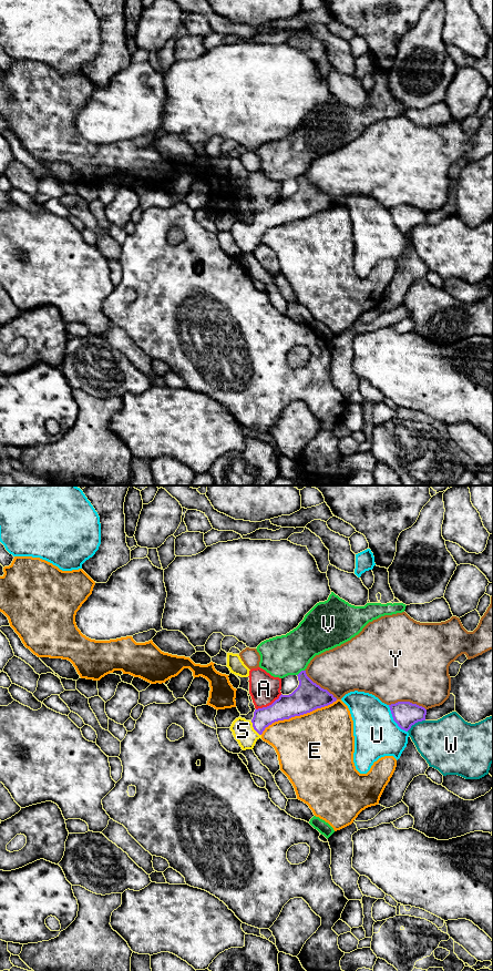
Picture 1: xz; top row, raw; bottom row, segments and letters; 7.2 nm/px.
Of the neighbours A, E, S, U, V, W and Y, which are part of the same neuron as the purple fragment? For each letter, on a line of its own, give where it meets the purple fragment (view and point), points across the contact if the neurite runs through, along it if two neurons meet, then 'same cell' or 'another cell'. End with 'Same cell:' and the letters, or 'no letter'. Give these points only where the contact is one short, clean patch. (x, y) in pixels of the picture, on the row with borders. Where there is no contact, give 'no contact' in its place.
A: xz (269, 705) | along xz (281, 694), (270, 704), (256, 709) | another cell
E: xz (298, 715) | another cell
S: xz (254, 728) | across xz (281, 708), (267, 715), (254, 728), (243, 731) | same cell
U: xz (393, 719) | another cell
V: xz (300, 672) | another cell
W: xz (416, 722) | another cell
Y: xz (408, 702) | another cell
Same cell: S

